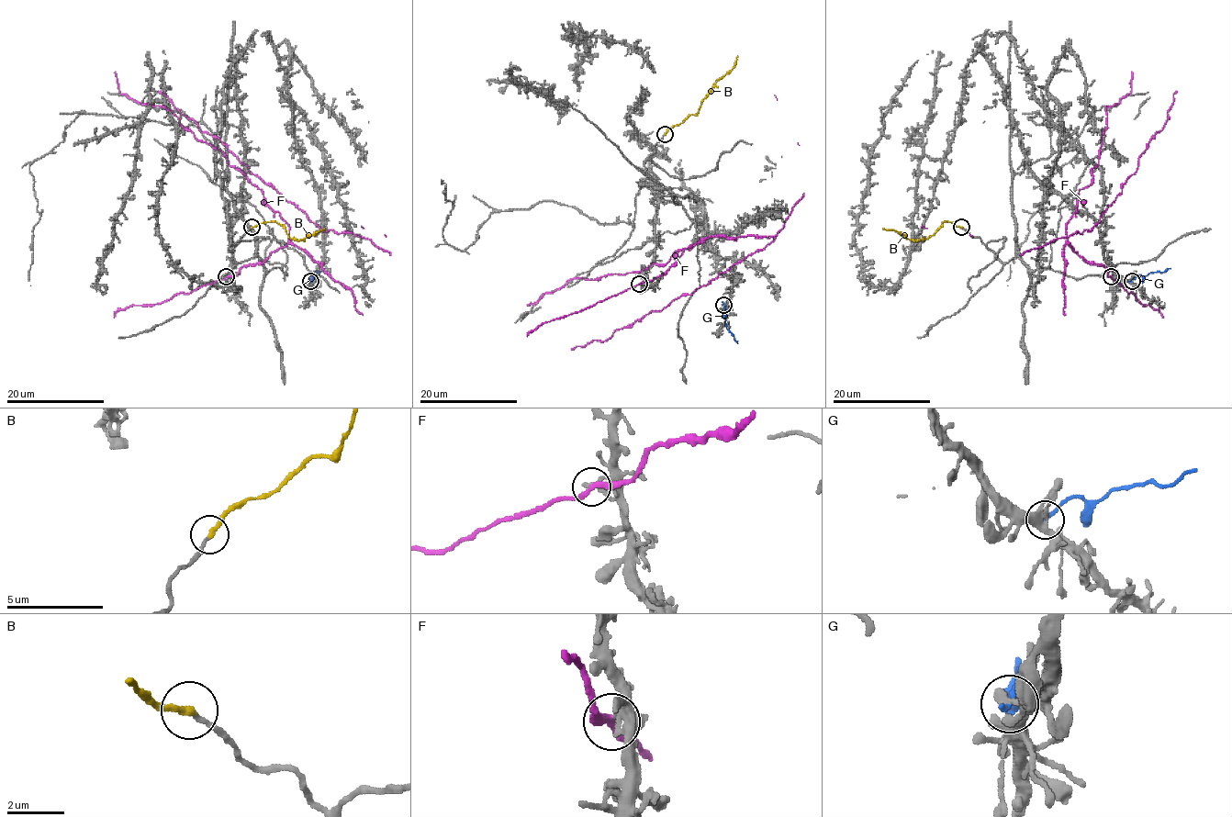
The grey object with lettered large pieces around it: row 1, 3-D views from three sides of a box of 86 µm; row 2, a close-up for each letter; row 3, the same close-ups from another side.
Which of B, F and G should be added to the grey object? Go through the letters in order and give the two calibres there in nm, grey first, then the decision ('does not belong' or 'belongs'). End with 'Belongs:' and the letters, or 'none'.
B: 160/240 nm | belongs
F: 200/240 nm | does not belong
G: 240/190 nm | does not belong
Belongs: B

